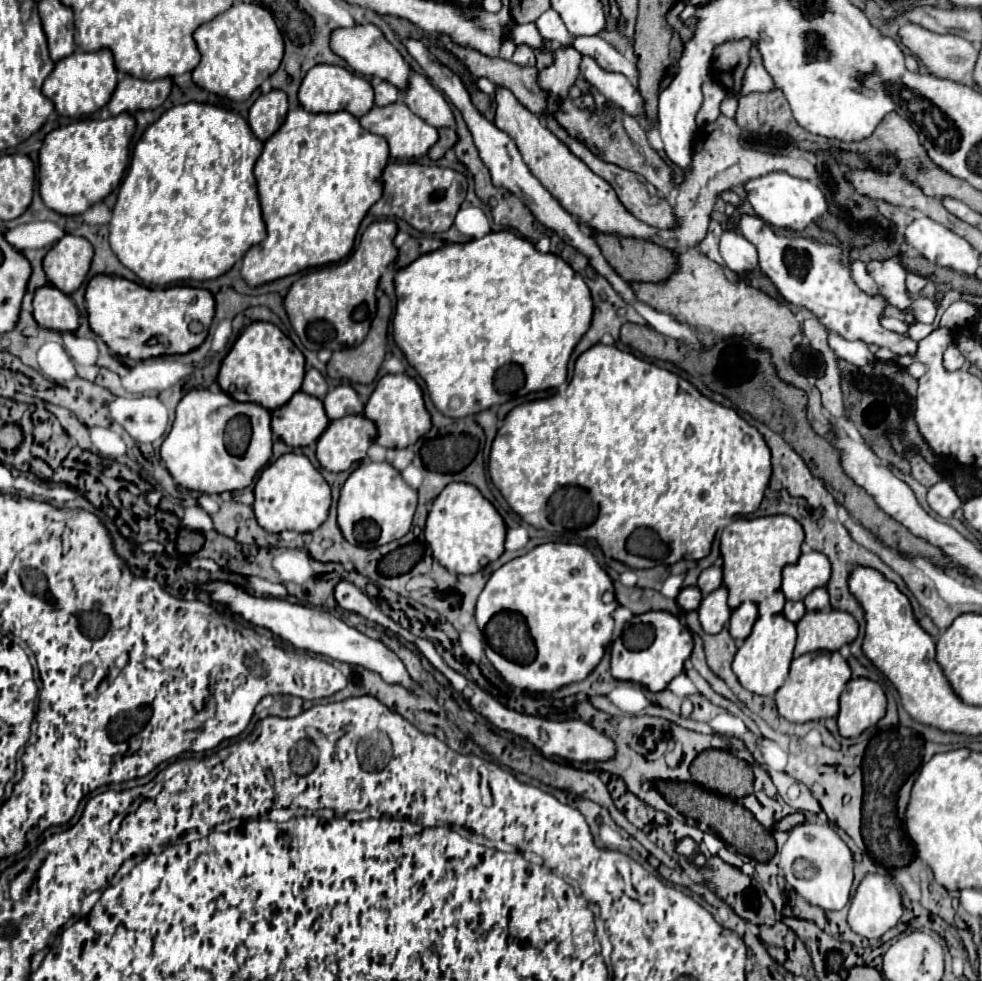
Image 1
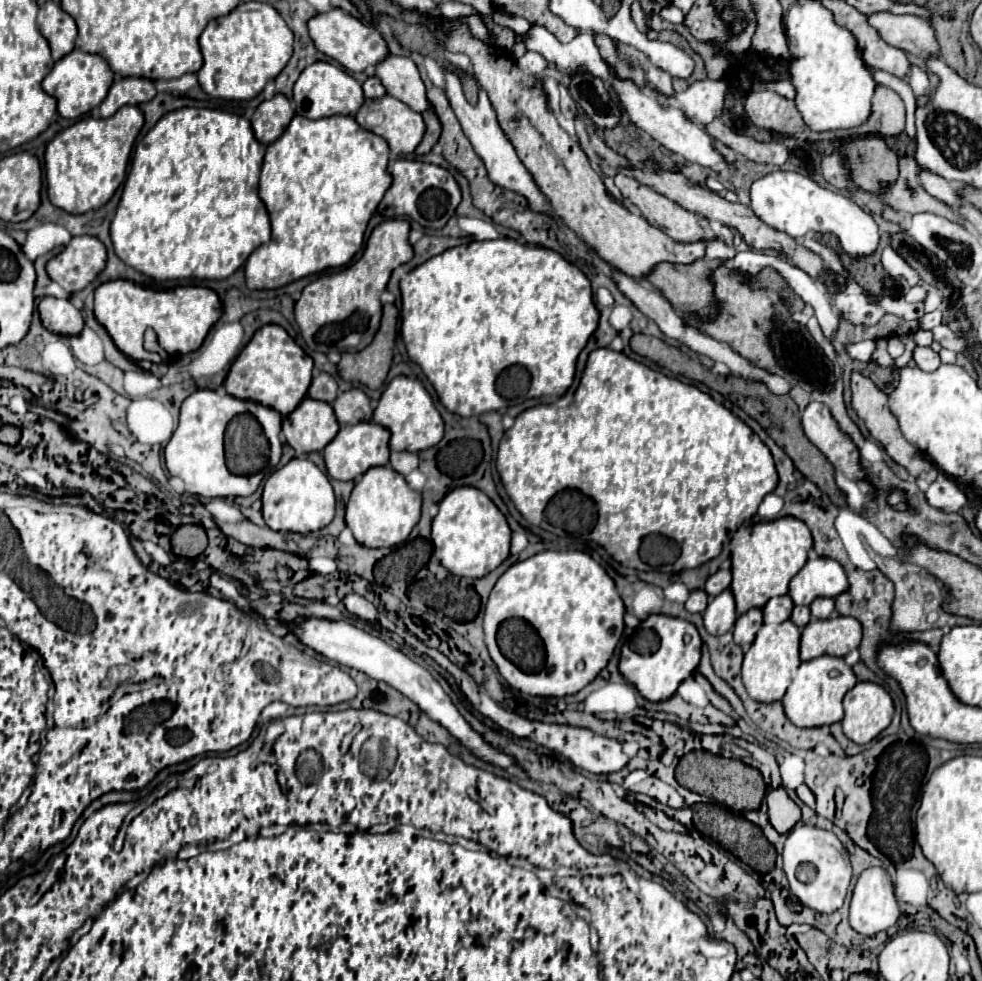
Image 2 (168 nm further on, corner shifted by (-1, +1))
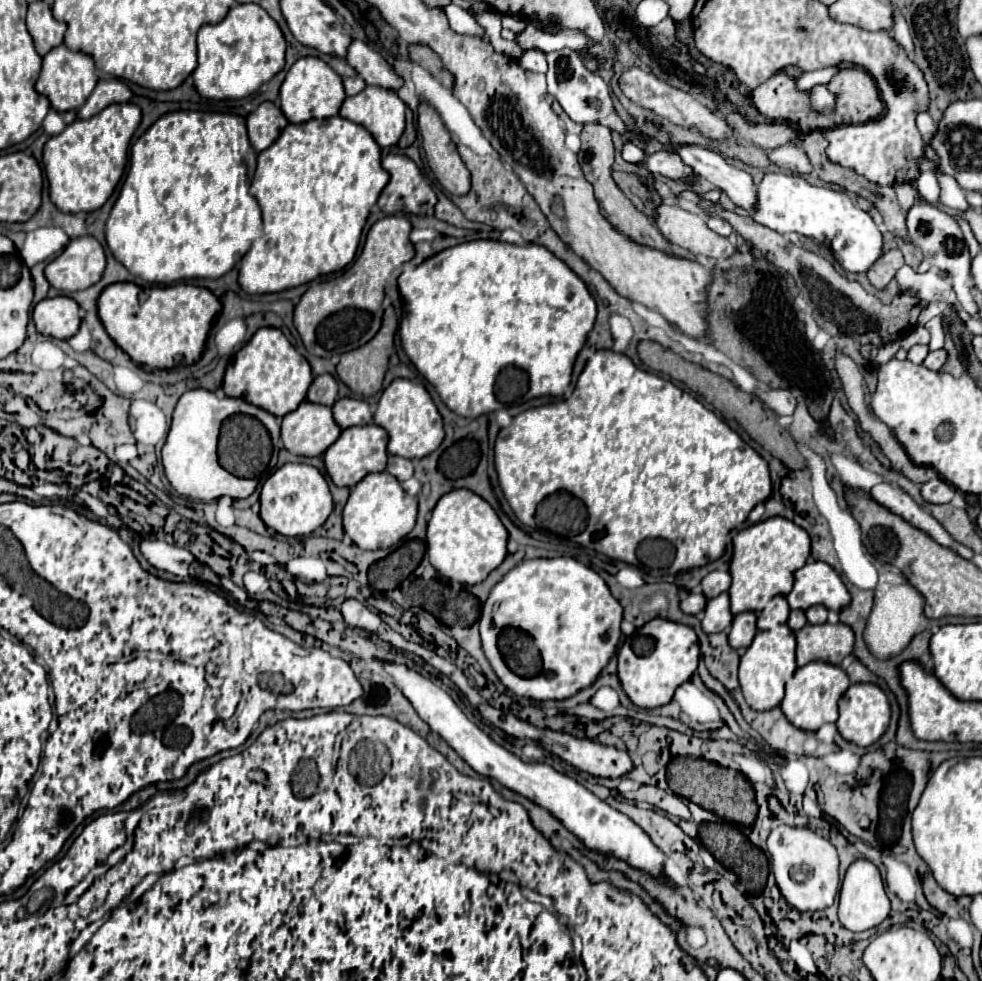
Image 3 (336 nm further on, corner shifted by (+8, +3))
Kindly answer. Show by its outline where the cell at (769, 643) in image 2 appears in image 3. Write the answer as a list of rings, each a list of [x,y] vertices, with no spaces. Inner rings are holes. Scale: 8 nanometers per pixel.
[[[780,625],[772,631],[758,631],[752,645],[740,659],[740,687],[746,703],[754,711],[770,711],[784,699],[784,685],[796,671],[796,635],[788,625]]]

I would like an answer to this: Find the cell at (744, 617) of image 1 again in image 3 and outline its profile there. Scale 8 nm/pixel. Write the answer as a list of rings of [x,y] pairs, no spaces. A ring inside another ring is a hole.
[[[746,611],[734,617],[734,623],[728,633],[728,641],[734,649],[748,649],[756,635],[756,613]]]

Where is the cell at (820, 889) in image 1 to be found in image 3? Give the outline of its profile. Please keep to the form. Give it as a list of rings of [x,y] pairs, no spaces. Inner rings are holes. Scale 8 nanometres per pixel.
[[[778,825],[767,839],[767,851],[776,885],[790,907],[798,911],[820,911],[834,903],[840,887],[838,853],[828,839],[806,827]]]

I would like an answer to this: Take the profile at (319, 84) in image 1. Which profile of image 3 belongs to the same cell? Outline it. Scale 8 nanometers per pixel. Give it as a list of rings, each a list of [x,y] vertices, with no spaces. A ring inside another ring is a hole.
[[[302,57],[298,59],[280,87],[280,109],[286,115],[288,123],[306,123],[310,119],[328,119],[338,115],[342,101],[346,99],[342,77],[334,73],[322,59],[318,57]]]

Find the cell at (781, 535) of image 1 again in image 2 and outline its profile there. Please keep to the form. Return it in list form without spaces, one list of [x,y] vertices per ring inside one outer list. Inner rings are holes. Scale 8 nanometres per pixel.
[[[779,517],[775,521],[763,521],[763,523],[755,523],[751,527],[741,525],[733,537],[731,537],[731,571],[733,571],[733,581],[731,581],[731,591],[735,595],[735,603],[737,603],[737,613],[743,615],[745,611],[749,611],[751,607],[763,607],[771,597],[777,595],[785,595],[789,589],[789,581],[791,577],[795,577],[801,567],[807,561],[807,551],[811,549],[811,531],[809,527],[795,519],[795,517]]]

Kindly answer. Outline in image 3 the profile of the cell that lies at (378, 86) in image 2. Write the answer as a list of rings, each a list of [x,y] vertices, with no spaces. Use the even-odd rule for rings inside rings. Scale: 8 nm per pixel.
[[[354,75],[354,77],[346,77],[342,83],[344,83],[344,91],[346,91],[346,95],[358,95],[358,93],[366,87],[364,79],[358,77],[358,75]]]

